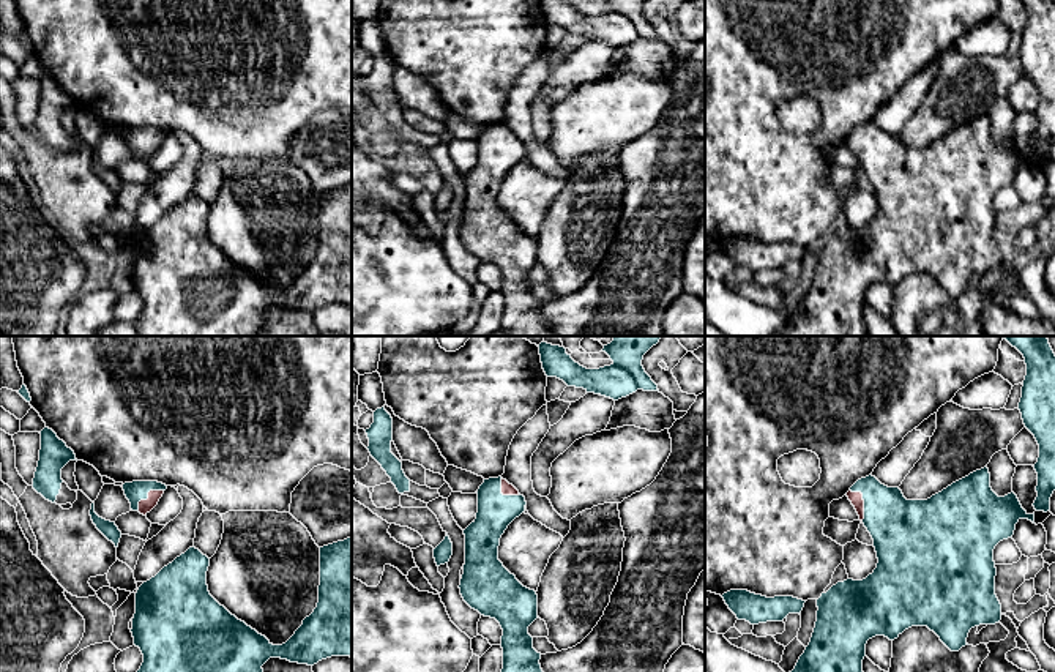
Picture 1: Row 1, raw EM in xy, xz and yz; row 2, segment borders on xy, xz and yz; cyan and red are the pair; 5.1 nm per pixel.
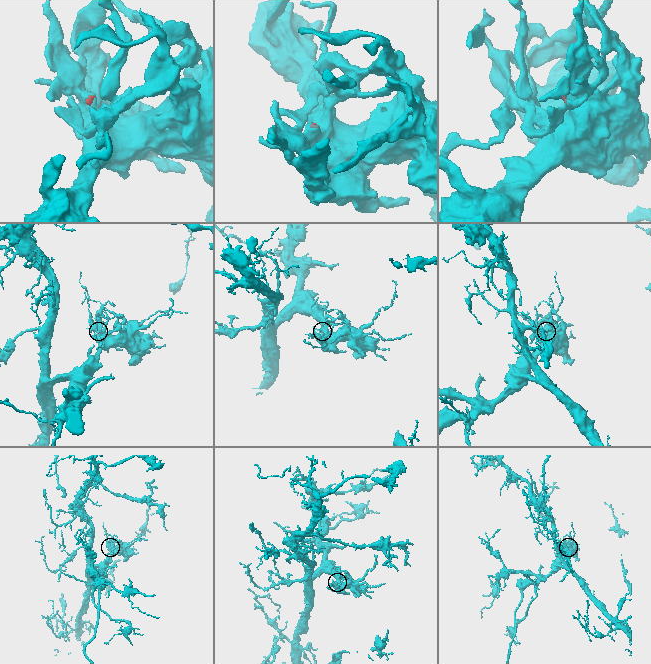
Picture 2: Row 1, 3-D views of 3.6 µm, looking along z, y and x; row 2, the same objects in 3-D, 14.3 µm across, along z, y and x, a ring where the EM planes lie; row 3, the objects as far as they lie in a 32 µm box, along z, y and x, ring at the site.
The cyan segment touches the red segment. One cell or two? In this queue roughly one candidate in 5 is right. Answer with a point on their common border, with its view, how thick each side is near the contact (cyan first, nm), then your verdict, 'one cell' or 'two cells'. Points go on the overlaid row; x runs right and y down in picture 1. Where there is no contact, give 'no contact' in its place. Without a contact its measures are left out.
contact yz (864, 502); calibres 320 and 70 nm; one cell

